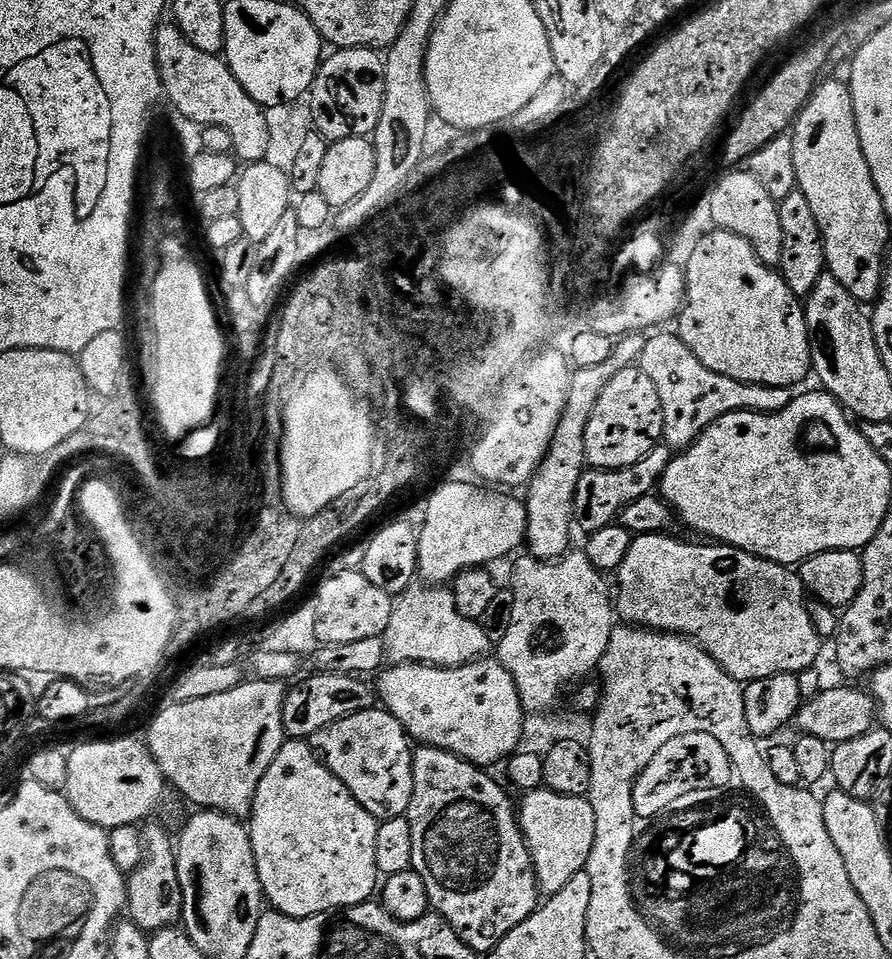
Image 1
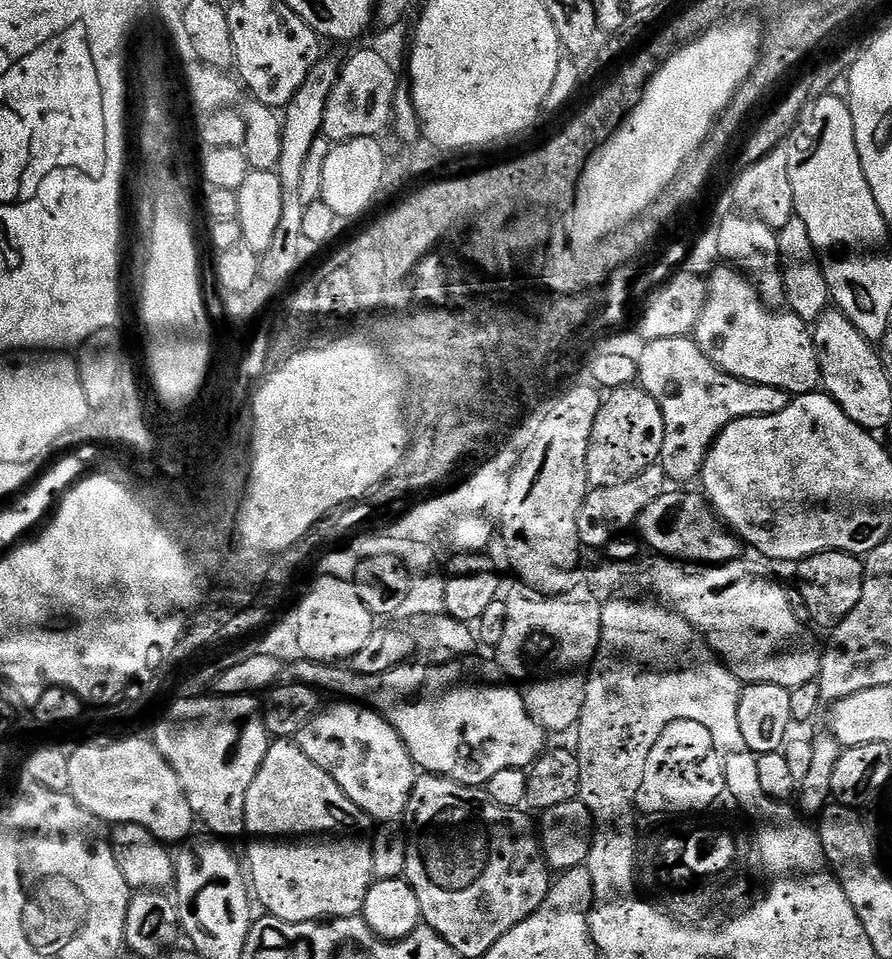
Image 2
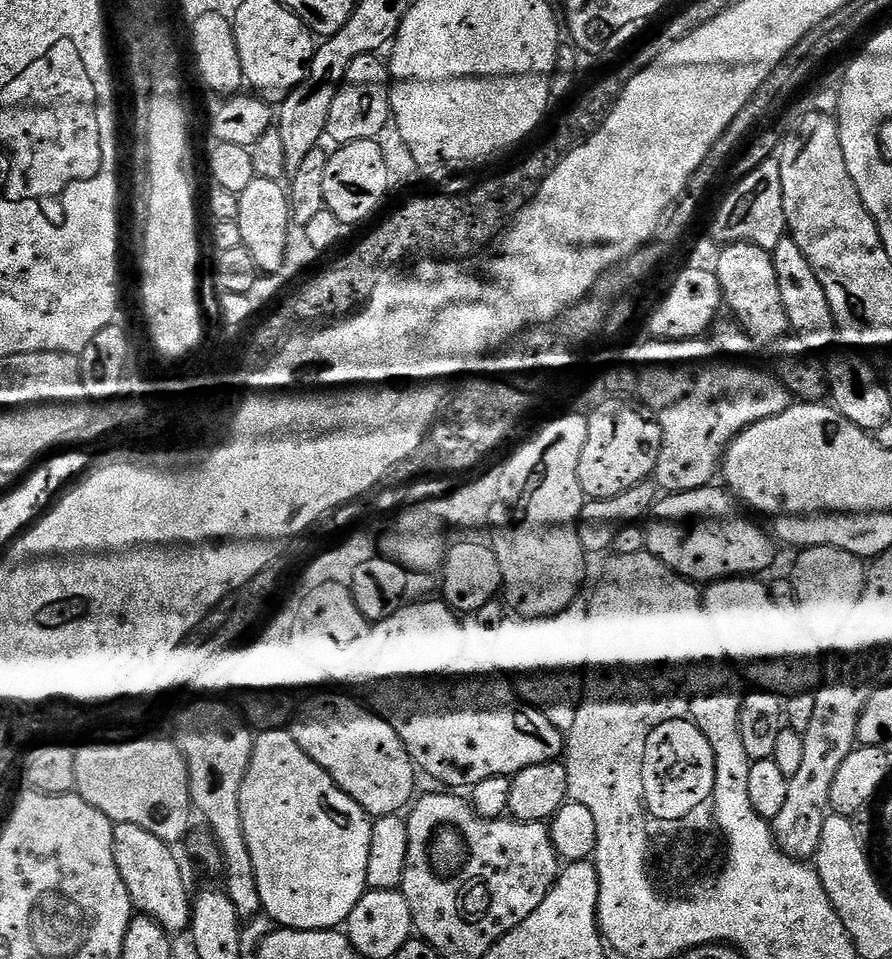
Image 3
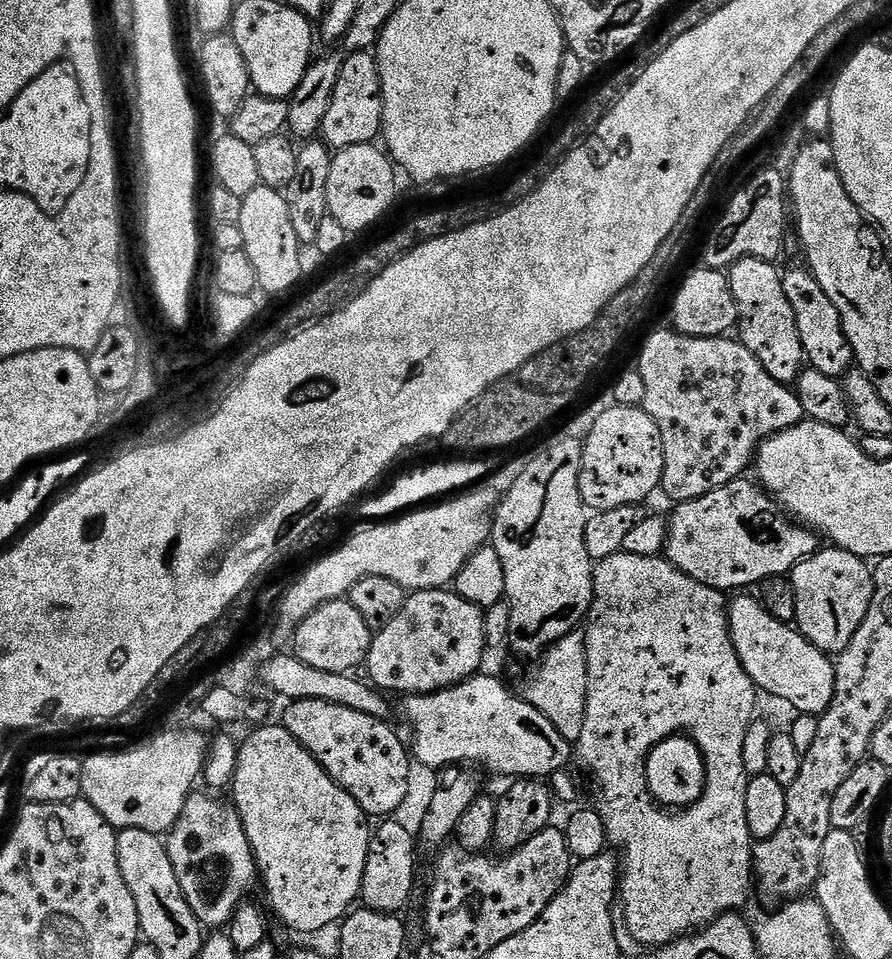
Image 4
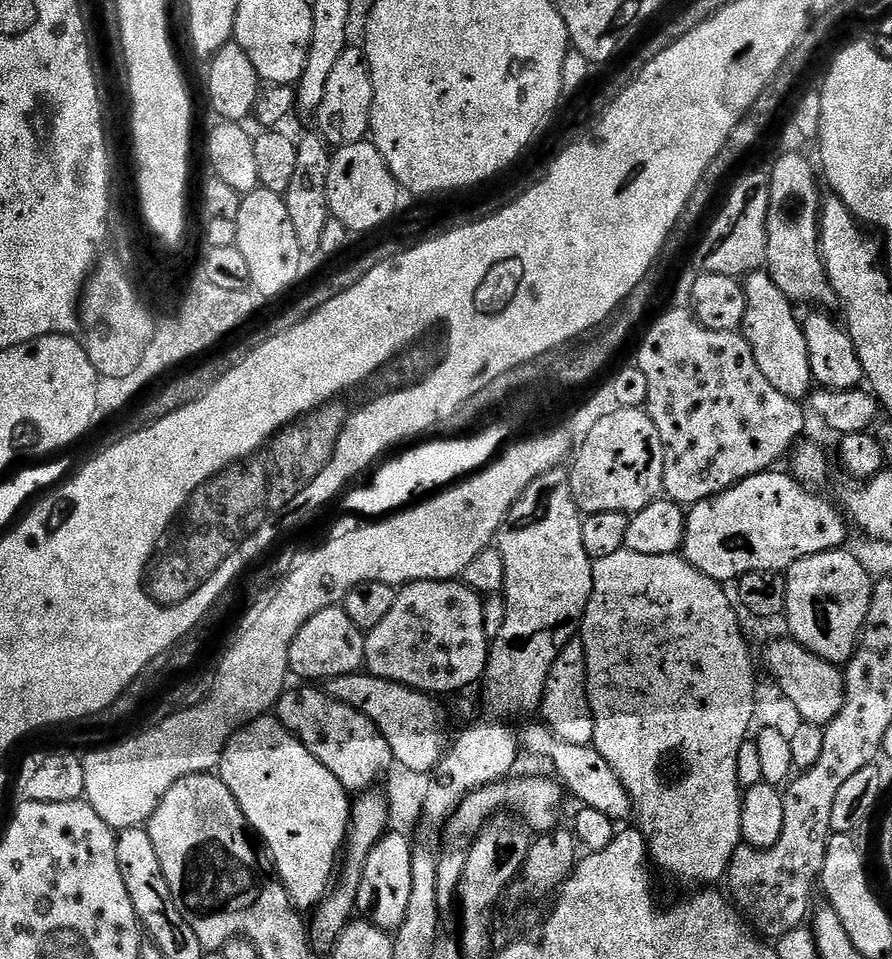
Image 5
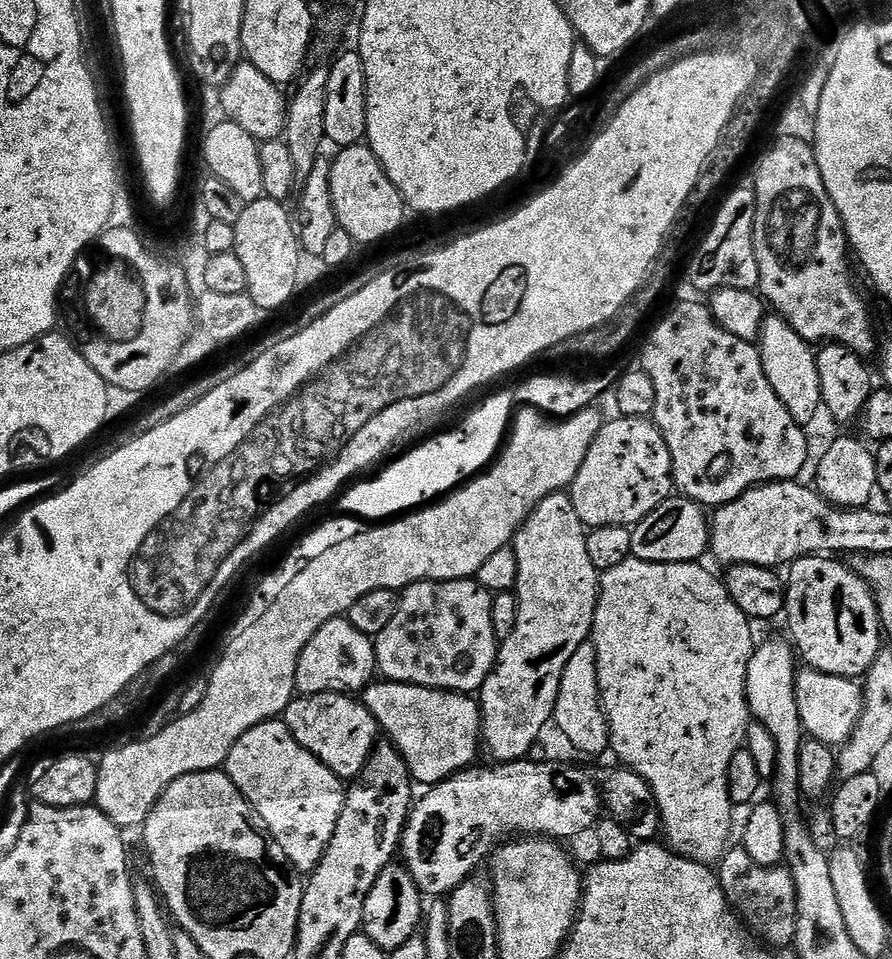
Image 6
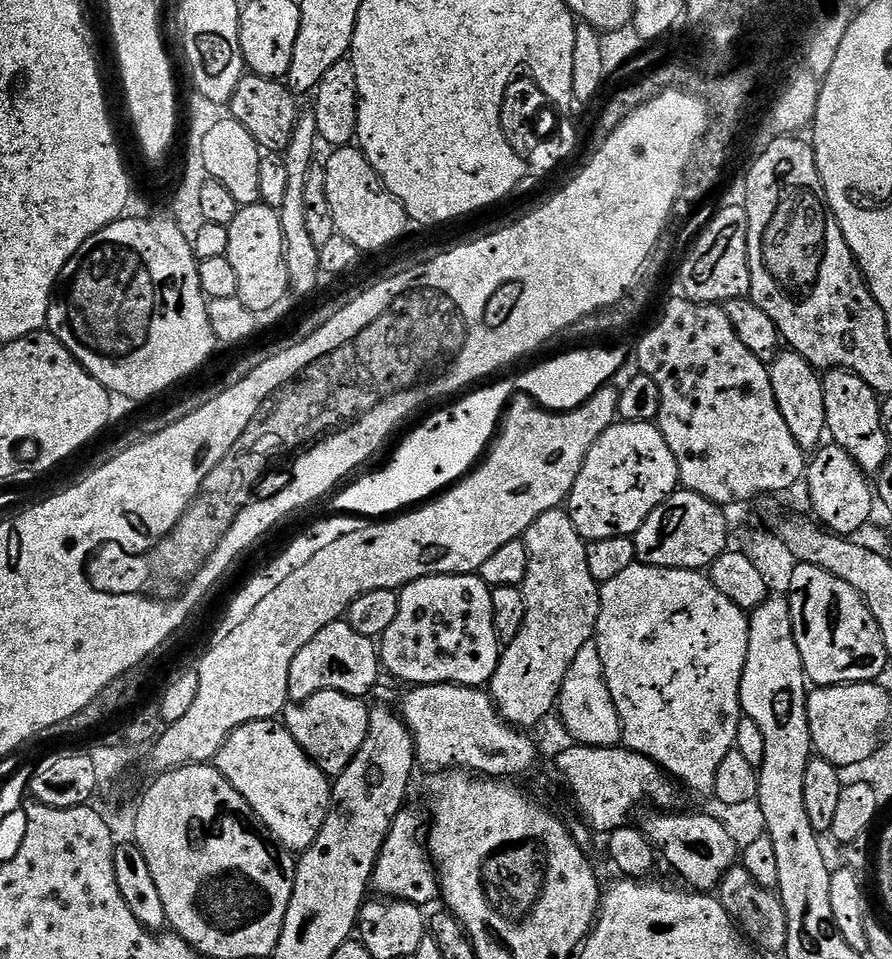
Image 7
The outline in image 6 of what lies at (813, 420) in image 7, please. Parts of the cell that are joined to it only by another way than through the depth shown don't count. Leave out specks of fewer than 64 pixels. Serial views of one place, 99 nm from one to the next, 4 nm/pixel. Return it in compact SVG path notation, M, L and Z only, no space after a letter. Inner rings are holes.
M775 314L765 315L758 347L762 370L766 370L766 378L770 386L774 386L774 394L778 394L782 406L790 410L790 418L794 418L794 422L808 426L822 412L824 403L822 386L818 382L817 349L804 340L802 334L798 334L798 330L790 326L790 322Z

